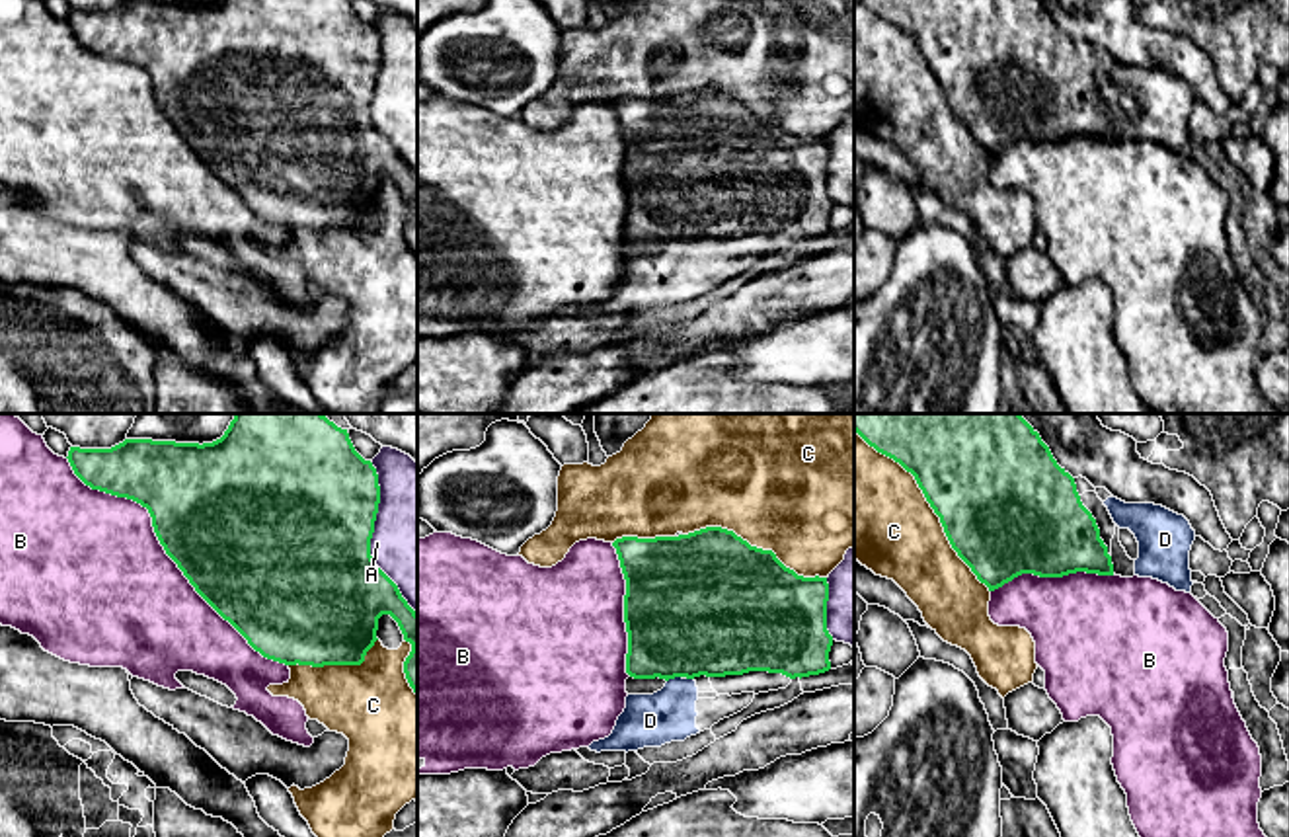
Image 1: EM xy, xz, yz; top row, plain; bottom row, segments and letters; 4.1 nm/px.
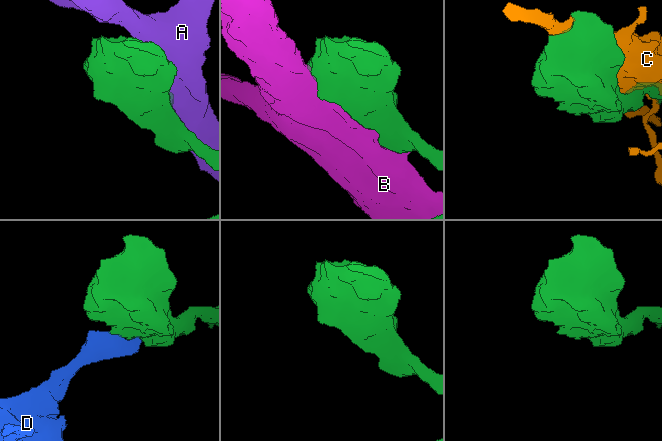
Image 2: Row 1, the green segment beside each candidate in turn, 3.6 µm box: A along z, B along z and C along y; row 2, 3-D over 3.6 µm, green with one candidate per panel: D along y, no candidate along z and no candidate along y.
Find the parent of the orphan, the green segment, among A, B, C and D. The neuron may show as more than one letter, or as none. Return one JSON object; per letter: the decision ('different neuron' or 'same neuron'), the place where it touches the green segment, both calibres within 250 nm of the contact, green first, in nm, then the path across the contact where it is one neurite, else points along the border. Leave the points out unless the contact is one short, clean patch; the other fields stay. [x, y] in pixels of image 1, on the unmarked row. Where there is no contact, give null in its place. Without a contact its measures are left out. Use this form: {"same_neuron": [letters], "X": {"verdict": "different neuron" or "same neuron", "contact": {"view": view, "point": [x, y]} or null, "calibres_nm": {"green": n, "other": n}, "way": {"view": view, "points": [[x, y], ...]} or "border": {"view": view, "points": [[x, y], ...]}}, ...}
{"same_neuron": ["D"], "A": {"verdict": "different neuron", "contact": {"view": "xy", "point": [371, 100]}, "calibres_nm": {"green": 500, "other": 360}}, "B": {"verdict": "different neuron", "contact": {"view": "xy", "point": [166, 116]}, "calibres_nm": {"green": 500, "other": 500}}, "C": {"verdict": "different neuron", "contact": {"view": "yz", "point": [931, 69]}, "calibres_nm": {"green": 460, "other": 420}}, "D": {"verdict": "same neuron", "contact": {"view": "xz", "point": [673, 240]}, "calibres_nm": {"green": 480, "other": 220}, "way": {"view": "xz", "points": [[685, 182], [673, 203], [673, 240], [673, 260], [650, 283]]}}}

